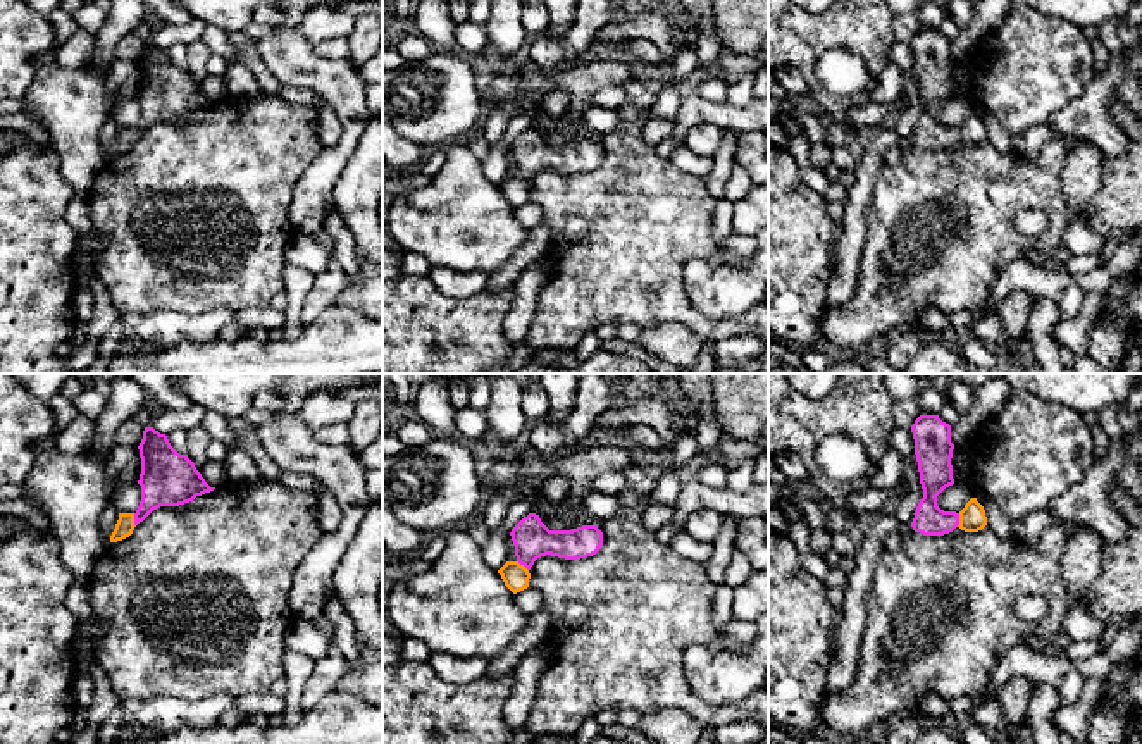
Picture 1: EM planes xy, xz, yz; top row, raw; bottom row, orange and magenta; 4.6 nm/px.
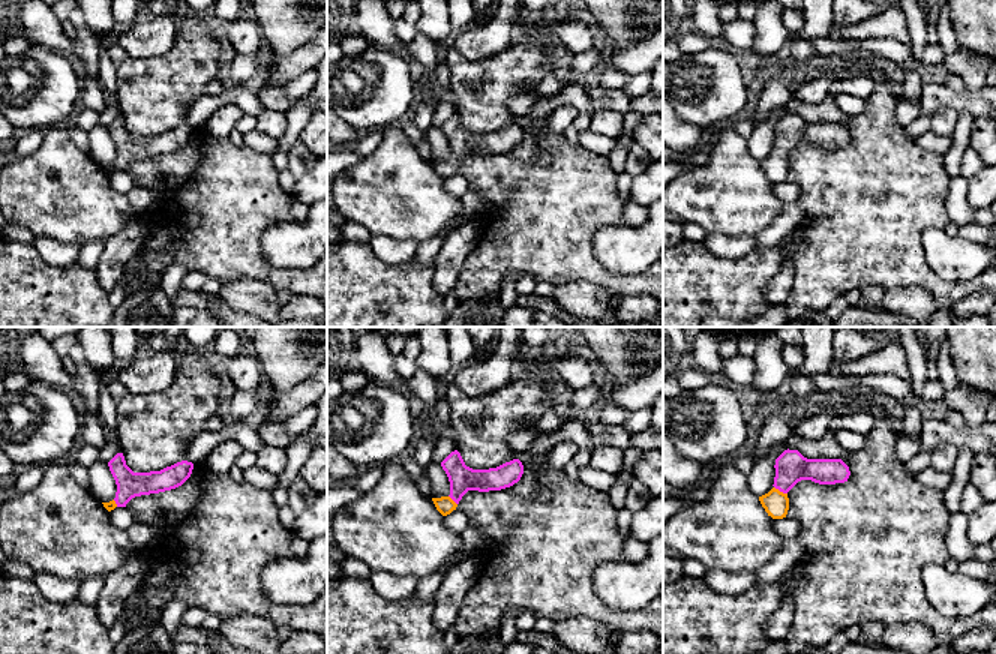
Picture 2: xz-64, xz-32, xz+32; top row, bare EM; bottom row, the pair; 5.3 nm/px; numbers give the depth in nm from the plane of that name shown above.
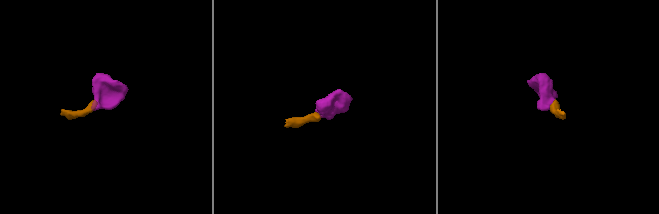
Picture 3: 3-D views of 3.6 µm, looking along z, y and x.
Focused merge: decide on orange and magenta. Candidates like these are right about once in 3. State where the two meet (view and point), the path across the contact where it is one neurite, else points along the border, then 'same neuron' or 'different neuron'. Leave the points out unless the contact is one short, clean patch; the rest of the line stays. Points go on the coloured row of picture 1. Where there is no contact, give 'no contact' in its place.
yz (960, 520) | across yz (972, 519), (960, 520), (930, 507), (936, 474) | same neuron

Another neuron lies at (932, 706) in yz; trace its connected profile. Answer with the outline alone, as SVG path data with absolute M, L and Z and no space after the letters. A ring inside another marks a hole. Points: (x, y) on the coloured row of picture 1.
M937 694L920 698L918 711L927 718L953 718L958 722L959 727L965 727L971 722L970 713L953 711L951 706L947 704L947 699Z

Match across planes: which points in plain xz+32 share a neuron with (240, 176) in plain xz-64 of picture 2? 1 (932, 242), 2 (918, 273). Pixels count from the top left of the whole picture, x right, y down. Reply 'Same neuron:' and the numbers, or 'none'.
Same neuron: 2

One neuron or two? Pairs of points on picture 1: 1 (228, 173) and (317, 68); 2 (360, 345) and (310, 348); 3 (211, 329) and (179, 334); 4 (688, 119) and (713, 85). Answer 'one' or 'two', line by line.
1: two
2: one
3: one
4: two

